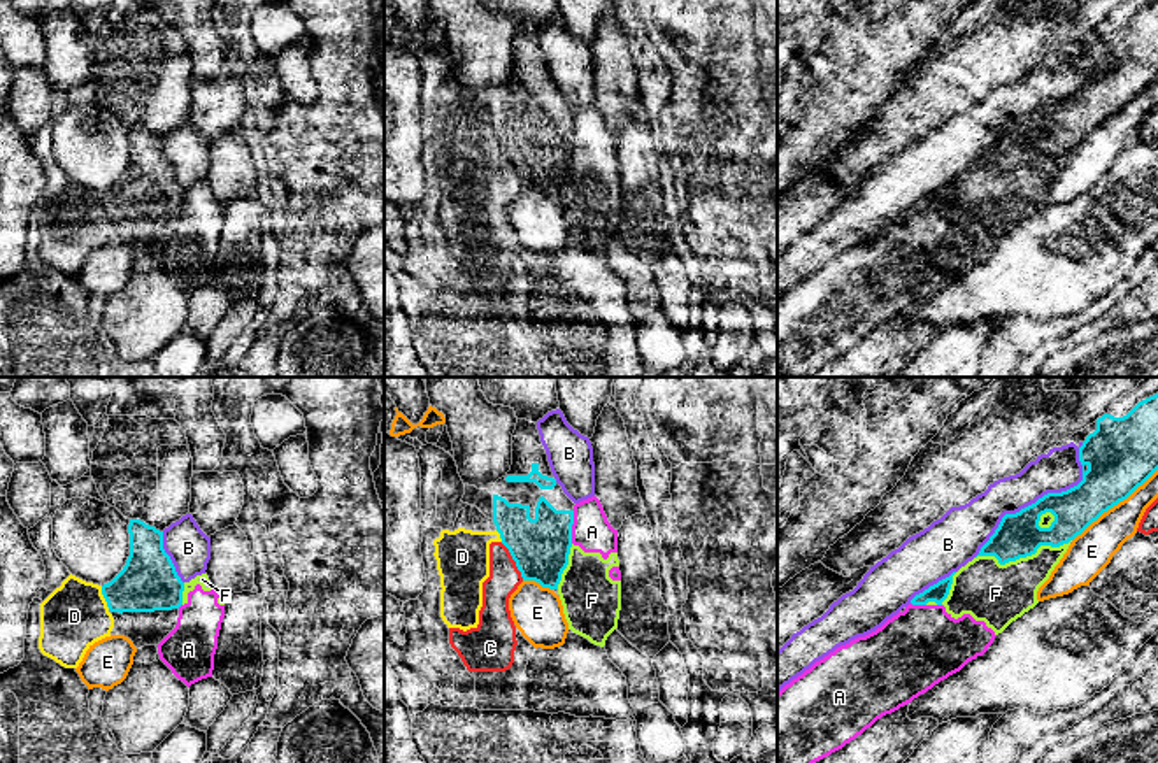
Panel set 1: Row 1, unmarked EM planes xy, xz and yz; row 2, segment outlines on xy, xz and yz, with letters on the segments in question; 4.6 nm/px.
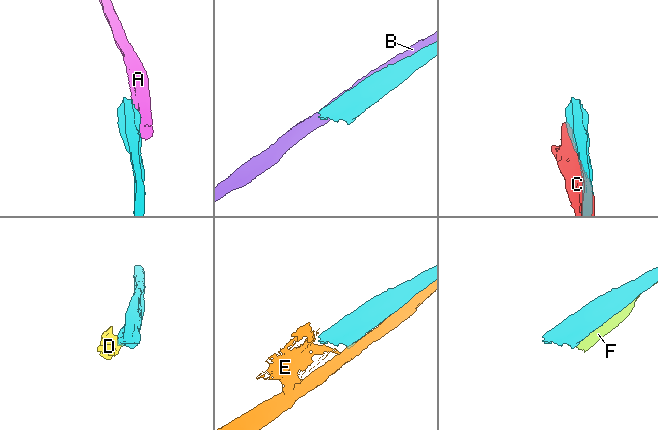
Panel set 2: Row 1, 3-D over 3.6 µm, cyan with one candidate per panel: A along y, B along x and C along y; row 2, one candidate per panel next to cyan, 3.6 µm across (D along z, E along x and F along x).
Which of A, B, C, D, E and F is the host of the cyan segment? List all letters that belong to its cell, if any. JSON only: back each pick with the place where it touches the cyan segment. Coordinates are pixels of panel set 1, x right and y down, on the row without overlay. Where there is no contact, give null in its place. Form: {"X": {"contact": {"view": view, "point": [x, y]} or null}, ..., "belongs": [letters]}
{"belongs": []}

